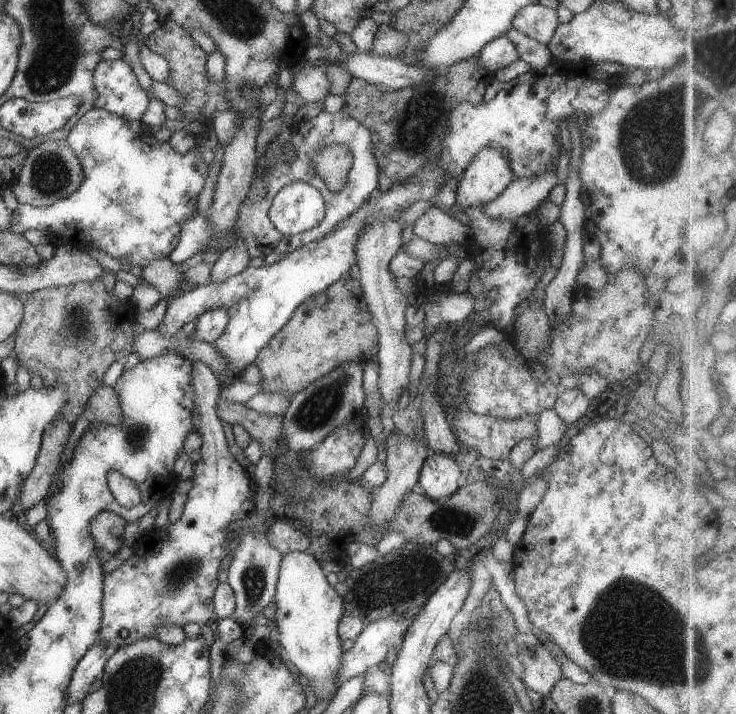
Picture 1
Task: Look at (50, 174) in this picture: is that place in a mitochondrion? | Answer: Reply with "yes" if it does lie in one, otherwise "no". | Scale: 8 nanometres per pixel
yes

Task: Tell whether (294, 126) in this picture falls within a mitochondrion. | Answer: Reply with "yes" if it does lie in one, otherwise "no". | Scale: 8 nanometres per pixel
no

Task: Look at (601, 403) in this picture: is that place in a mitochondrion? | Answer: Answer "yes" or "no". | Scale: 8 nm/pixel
no

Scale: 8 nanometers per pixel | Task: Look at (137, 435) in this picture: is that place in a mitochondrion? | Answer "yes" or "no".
yes

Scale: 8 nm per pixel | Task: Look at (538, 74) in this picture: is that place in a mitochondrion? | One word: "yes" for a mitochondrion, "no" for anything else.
no

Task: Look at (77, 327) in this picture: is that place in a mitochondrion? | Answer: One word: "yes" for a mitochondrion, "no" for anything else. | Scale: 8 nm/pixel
yes

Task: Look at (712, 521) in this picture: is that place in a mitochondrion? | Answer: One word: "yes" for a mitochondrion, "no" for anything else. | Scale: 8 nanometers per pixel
no

